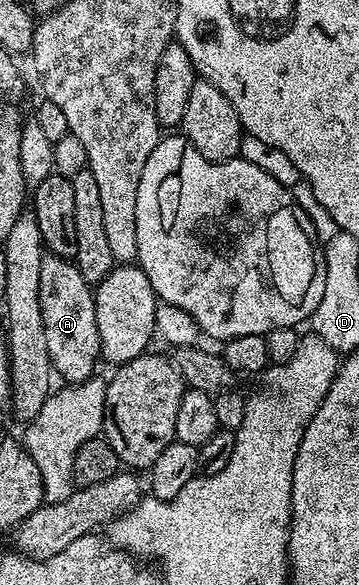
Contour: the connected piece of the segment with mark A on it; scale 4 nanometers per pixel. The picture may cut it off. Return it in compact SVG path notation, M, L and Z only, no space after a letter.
M47 253L40 264L40 313L43 317L45 339L48 344L48 356L53 373L63 378L66 384L81 384L95 377L94 370L102 358L102 341L96 328L96 308L94 307L94 291L91 283L84 280L82 273L71 259L61 258Z

